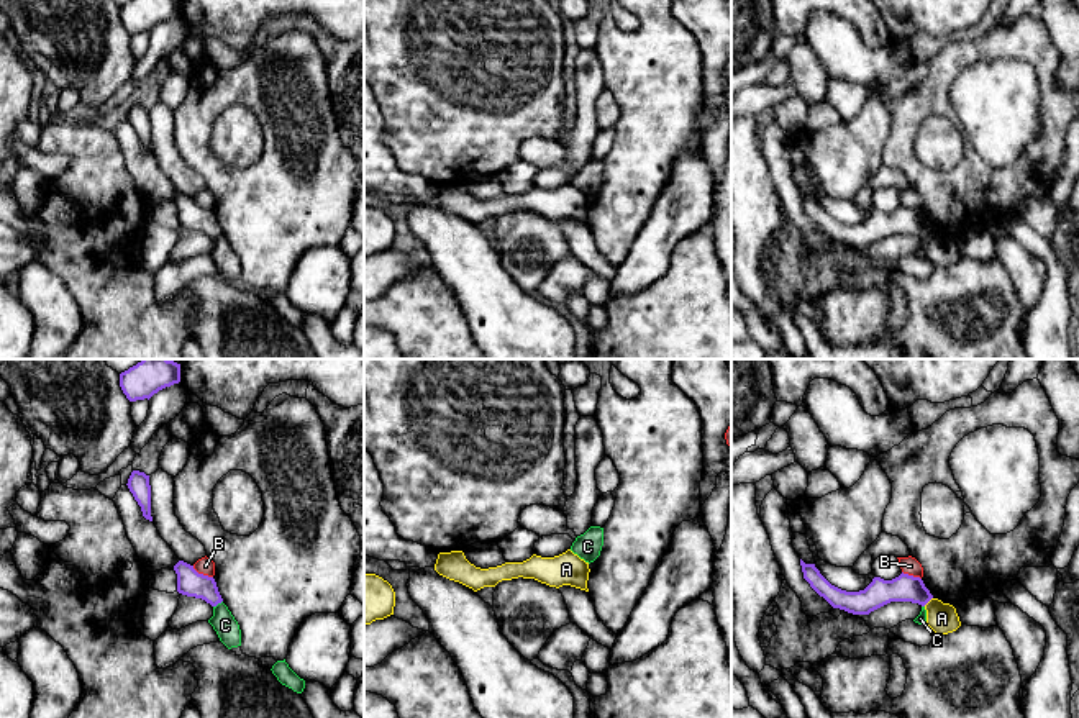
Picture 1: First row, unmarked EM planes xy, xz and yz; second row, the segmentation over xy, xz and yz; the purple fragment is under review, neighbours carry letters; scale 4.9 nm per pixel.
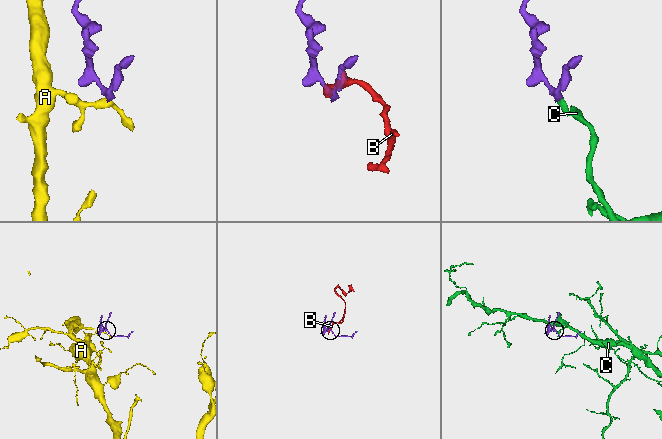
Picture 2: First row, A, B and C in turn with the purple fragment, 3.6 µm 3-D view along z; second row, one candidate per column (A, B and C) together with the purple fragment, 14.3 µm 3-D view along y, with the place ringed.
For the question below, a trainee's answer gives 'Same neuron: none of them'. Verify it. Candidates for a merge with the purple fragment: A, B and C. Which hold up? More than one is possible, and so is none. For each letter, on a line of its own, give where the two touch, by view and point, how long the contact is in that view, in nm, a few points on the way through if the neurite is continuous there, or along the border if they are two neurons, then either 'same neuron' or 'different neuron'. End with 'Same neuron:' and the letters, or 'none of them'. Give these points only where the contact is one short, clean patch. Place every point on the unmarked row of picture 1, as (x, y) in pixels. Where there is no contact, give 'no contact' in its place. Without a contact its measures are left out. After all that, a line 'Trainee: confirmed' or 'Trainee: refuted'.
A: yz (927, 235) | 60 nm | along yz (932, 230), (924, 238) | different neuron
B: xy (202, 207) | 120 nm | different neuron
C: xy (217, 236) | 60 nm | along xy (222, 233), (213, 240) | different neuron
Same neuron: none of them
Trainee: confirmed

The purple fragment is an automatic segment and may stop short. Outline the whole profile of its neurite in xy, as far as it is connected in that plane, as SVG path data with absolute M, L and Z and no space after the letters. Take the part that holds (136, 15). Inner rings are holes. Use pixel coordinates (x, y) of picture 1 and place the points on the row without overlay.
M130 0L120 7L120 20L130 34L151 31L180 15L180 0Z

